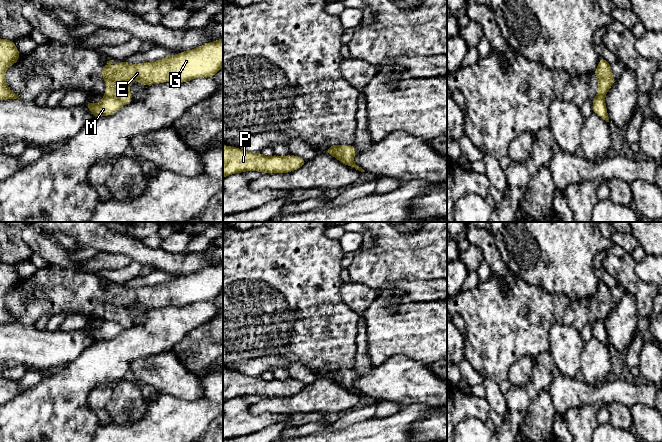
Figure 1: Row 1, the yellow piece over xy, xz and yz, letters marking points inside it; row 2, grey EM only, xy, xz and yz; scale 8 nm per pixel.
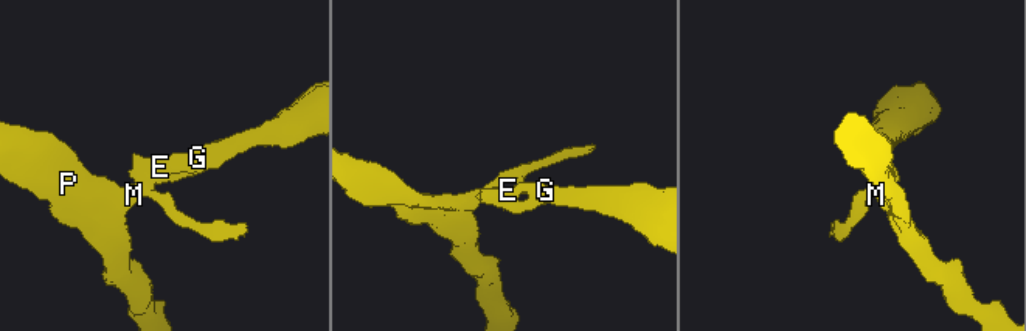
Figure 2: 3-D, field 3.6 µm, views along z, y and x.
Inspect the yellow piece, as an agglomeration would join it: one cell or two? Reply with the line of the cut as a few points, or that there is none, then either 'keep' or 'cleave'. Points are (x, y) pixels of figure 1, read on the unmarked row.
cut xy (105, 319), (116, 321), (123, 328); cleave

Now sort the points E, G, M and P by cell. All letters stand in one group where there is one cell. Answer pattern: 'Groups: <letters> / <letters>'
Groups: E G / M P

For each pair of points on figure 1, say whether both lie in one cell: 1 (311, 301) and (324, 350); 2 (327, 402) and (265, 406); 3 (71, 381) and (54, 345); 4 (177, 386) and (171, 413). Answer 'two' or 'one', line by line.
1: one
2: one
3: two
4: two

